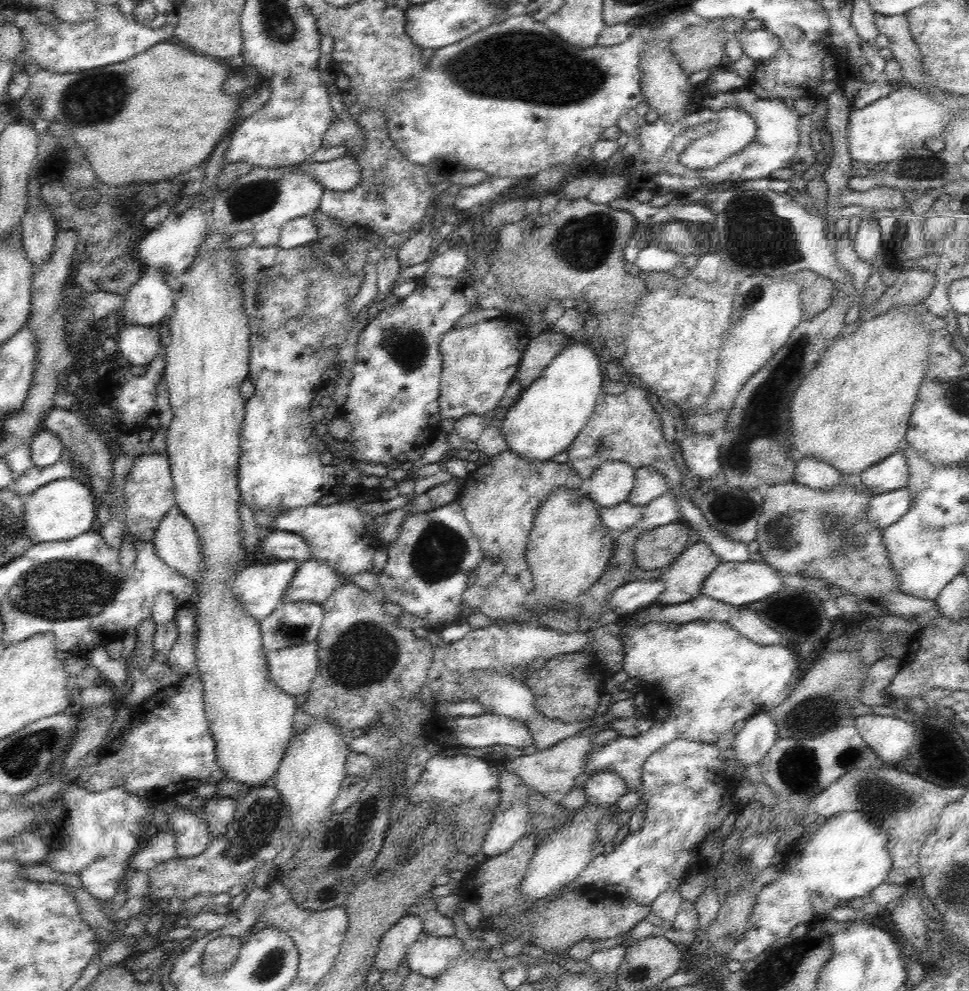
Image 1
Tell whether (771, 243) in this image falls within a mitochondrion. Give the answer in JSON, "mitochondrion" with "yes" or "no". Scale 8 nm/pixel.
{"mitochondrion":"yes"}

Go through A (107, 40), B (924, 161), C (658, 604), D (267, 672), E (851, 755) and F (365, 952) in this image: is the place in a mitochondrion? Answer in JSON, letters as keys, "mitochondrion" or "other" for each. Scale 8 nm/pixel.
{"A":"mitochondrion","B":"mitochondrion","C":"other","D":"other","E":"mitochondrion","F":"other"}

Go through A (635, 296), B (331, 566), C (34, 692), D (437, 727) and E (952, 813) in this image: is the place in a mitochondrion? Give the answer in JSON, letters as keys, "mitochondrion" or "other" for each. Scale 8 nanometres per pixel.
{"A":"other","B":"other","C":"other","D":"other","E":"other"}

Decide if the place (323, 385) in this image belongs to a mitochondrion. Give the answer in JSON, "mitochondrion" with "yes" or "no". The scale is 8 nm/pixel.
{"mitochondrion":"no"}

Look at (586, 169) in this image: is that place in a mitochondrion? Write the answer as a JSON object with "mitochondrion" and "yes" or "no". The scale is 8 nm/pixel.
{"mitochondrion":"no"}

